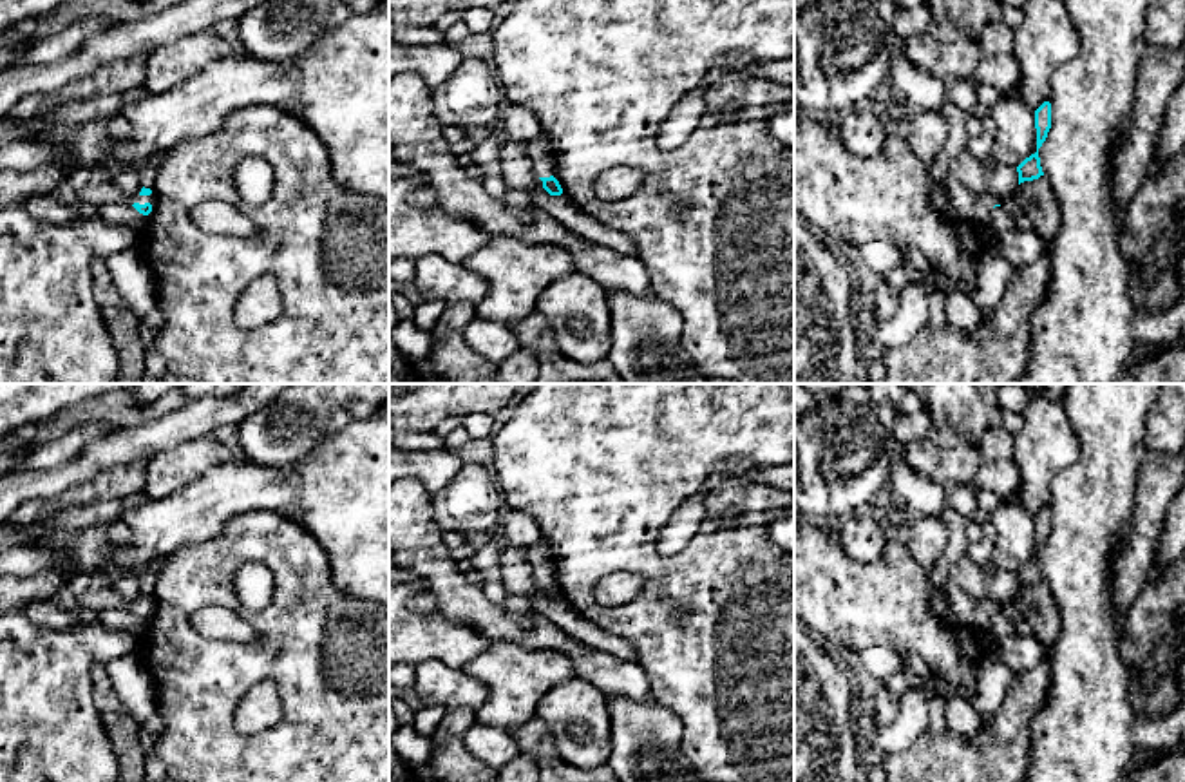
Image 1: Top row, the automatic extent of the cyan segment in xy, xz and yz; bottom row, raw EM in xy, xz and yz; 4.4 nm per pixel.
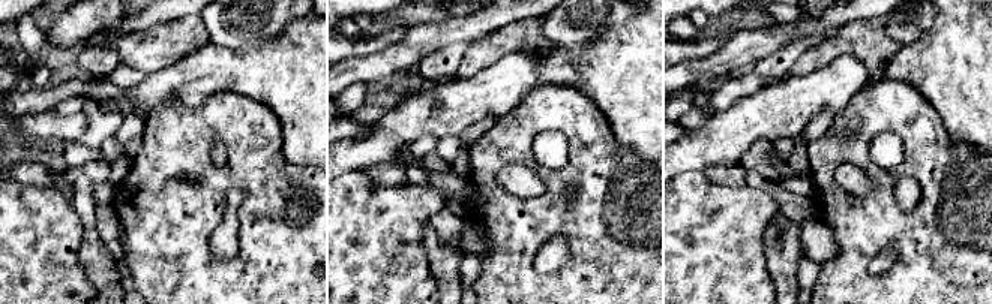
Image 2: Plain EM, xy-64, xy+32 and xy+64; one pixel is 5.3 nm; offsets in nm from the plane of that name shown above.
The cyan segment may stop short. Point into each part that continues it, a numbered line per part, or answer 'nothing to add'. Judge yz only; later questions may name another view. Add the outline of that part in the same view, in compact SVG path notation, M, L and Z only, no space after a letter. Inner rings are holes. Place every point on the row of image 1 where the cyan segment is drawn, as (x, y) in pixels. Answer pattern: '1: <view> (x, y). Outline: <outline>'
nothing to add

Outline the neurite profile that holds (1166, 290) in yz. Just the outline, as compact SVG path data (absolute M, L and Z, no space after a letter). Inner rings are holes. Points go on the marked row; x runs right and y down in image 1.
M1142 261L1127 262L1129 299L1134 310L1160 311L1169 310L1183 293L1181 275L1165 272L1152 284L1142 279Z

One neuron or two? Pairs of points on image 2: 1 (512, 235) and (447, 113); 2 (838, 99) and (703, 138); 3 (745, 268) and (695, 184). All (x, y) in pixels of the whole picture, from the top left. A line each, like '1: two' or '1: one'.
1: two
2: one
3: one

